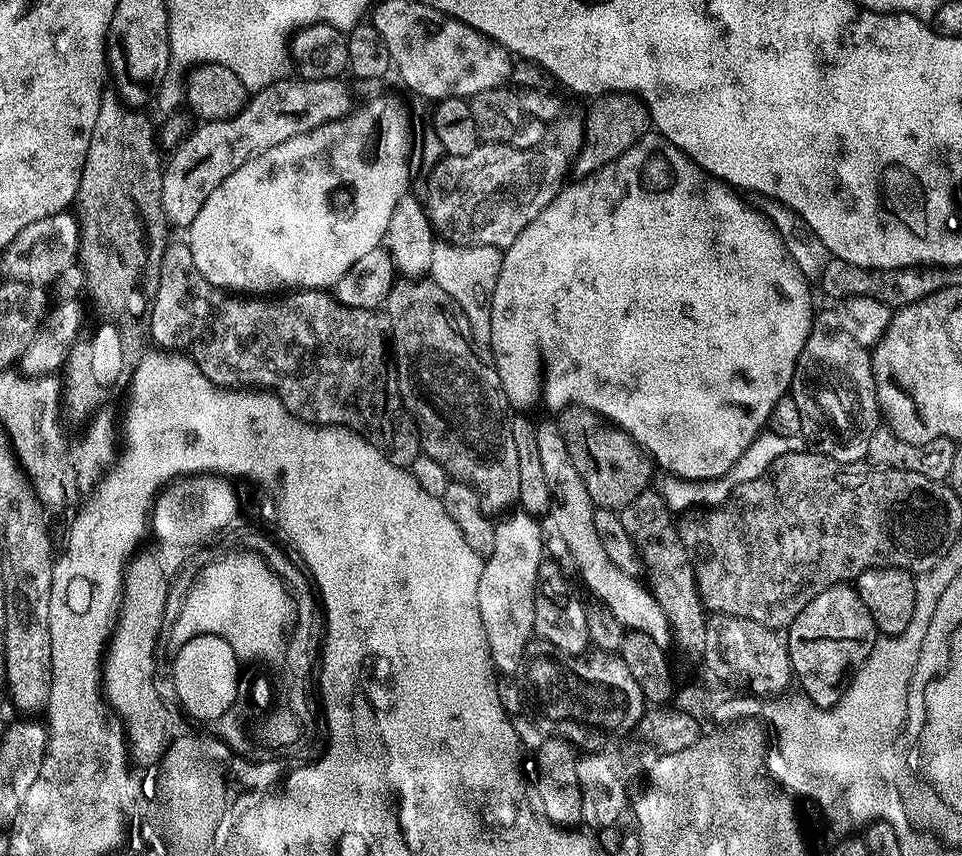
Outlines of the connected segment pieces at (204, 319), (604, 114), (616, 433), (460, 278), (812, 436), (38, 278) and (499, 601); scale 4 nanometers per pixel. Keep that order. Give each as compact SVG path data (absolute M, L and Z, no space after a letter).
M187 242L169 243L162 254L162 266L158 274L158 290L156 297L150 302L150 311L147 313L148 328L152 331L152 340L157 349L179 350L192 357L192 360L210 378L210 382L221 386L255 386L260 390L275 392L276 397L286 406L288 412L293 412L299 420L307 420L316 424L338 424L341 428L348 428L356 432L366 440L372 441L381 452L387 456L394 466L411 469L412 463L422 455L420 446L420 434L416 431L415 423L411 416L402 414L400 402L400 389L396 387L393 377L390 375L390 320L383 311L370 308L351 308L336 298L331 291L318 288L305 288L292 290L288 296L277 295L275 298L241 298L222 288L215 288L202 273L198 266L194 266L194 254L190 254L190 246Z
M605 92L591 101L591 108L586 112L585 144L574 161L577 177L591 176L600 168L613 164L640 137L649 135L650 117L648 108L640 96L630 92Z
M569 406L563 409L559 416L560 433L562 438L566 438L566 450L570 450L570 458L574 458L574 467L578 474L582 474L582 482L586 482L586 490L596 508L623 510L649 491L648 483L652 480L652 472L654 473L653 461L629 432L623 432L615 424L588 408Z
M443 238L437 239L434 246L434 259L430 280L435 287L444 292L466 314L466 322L470 322L470 330L474 330L477 345L490 345L490 310L494 298L494 286L498 286L498 274L502 270L501 249L494 246L466 246L454 244Z
M835 311L813 315L806 346L798 354L790 394L798 402L798 414L802 414L800 435L811 451L843 464L858 464L867 457L870 438L882 424L872 359L869 349L846 334Z
M65 210L26 226L26 230L19 232L15 240L3 249L2 256L11 279L37 286L51 286L67 267L77 263L79 245L80 227L75 215Z
M523 510L517 513L496 524L494 554L484 560L482 578L478 578L478 614L482 618L482 630L486 630L492 667L500 674L521 671L524 651L535 630L536 579L540 564L546 560L541 521Z

